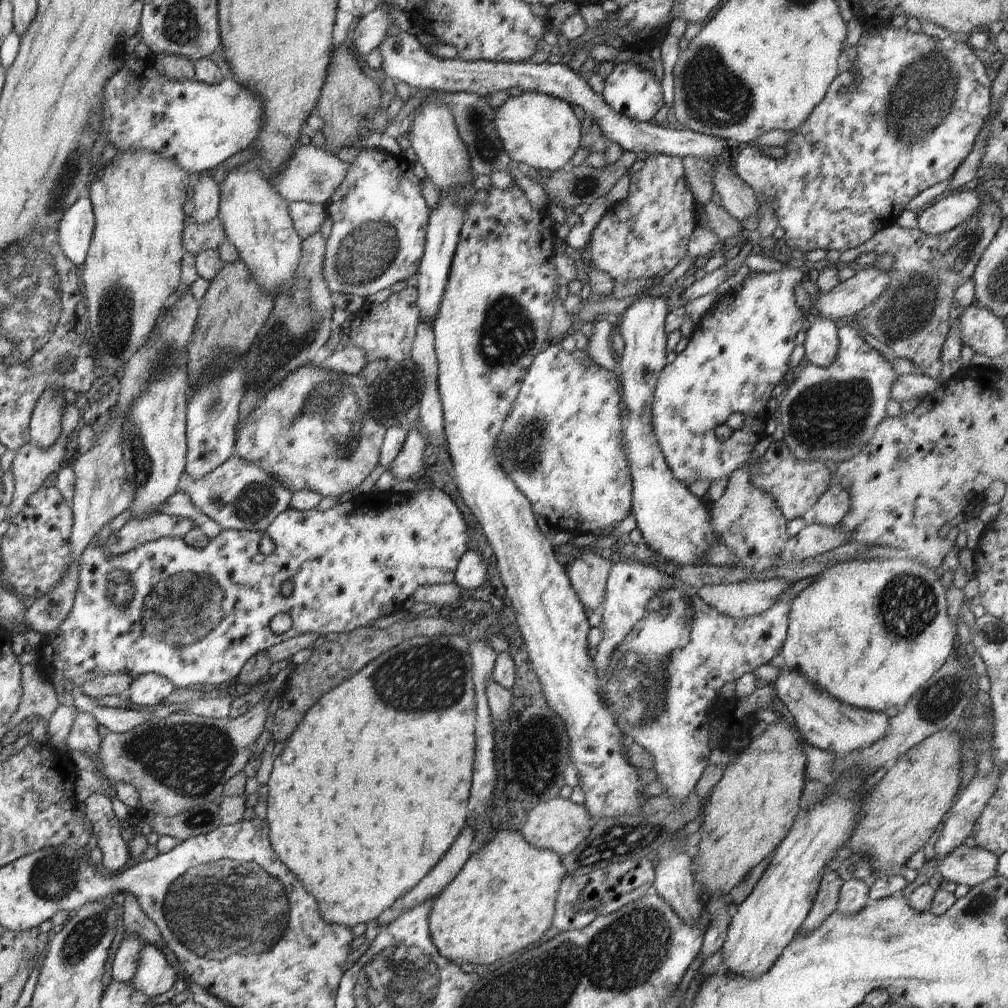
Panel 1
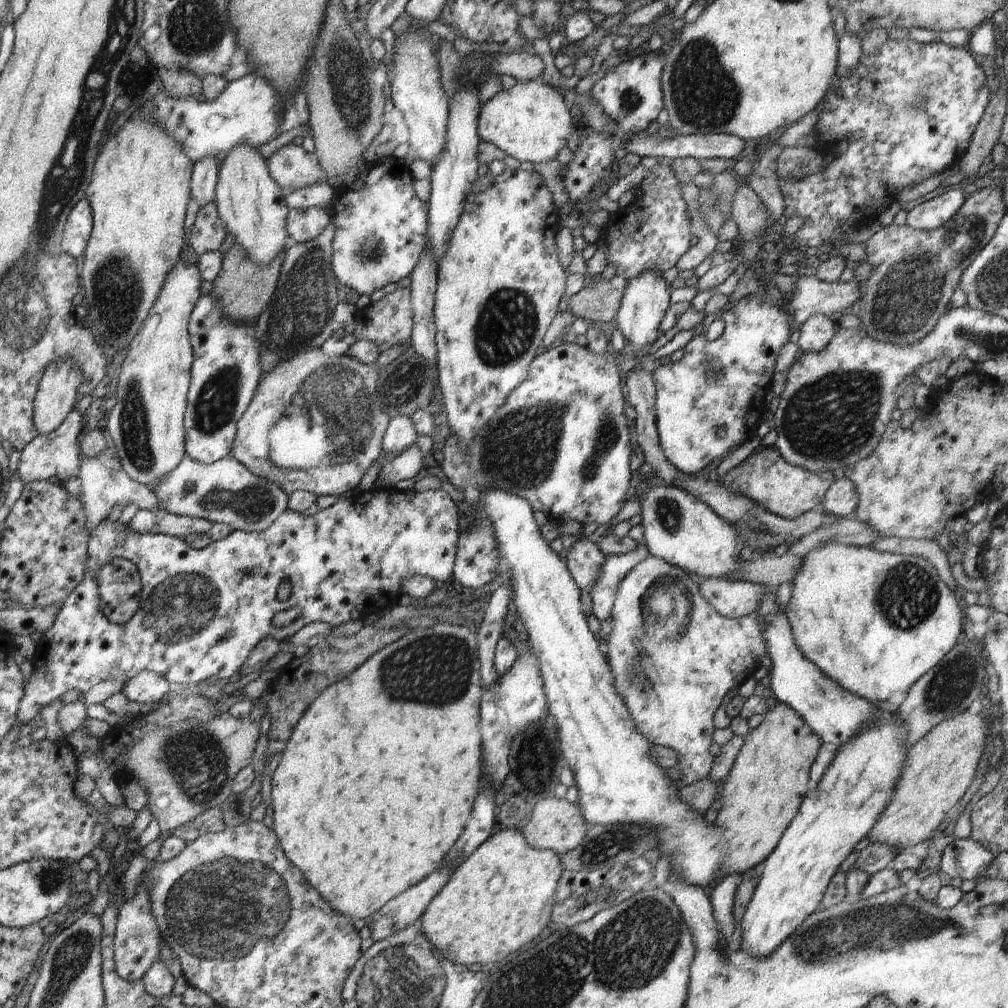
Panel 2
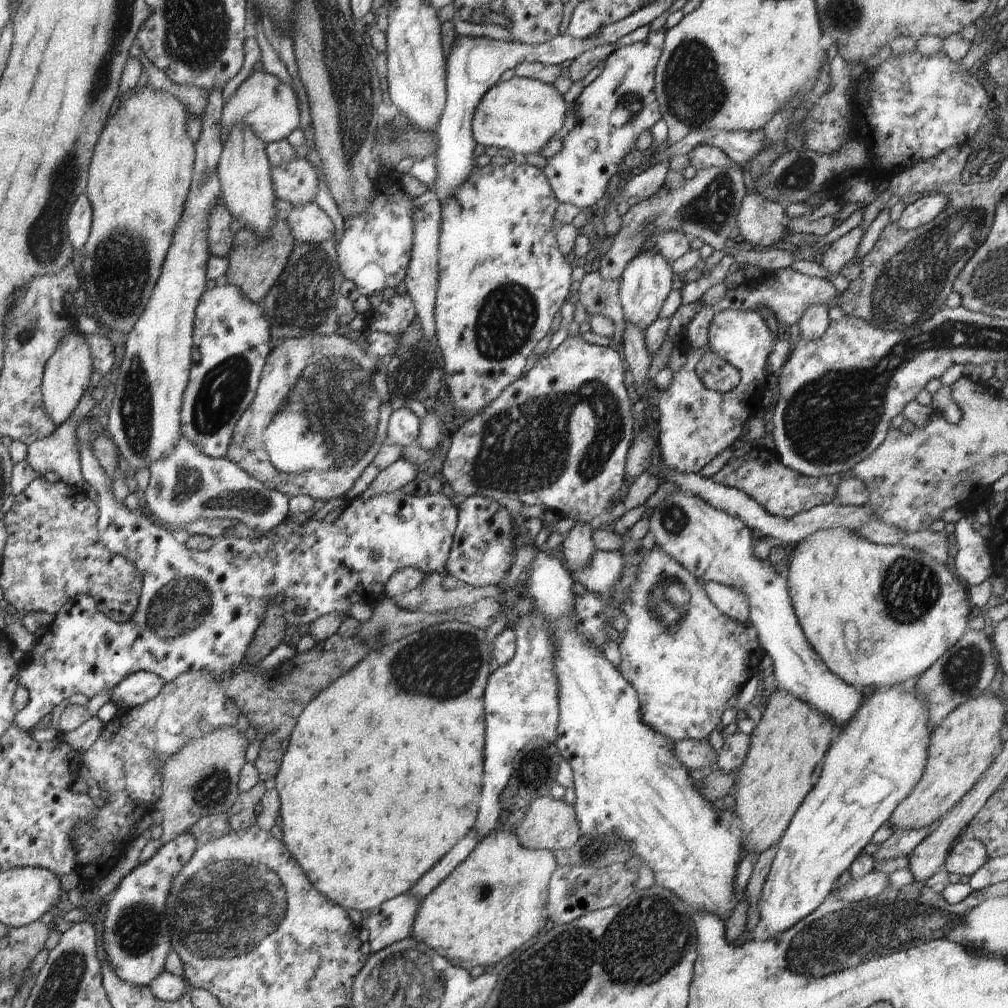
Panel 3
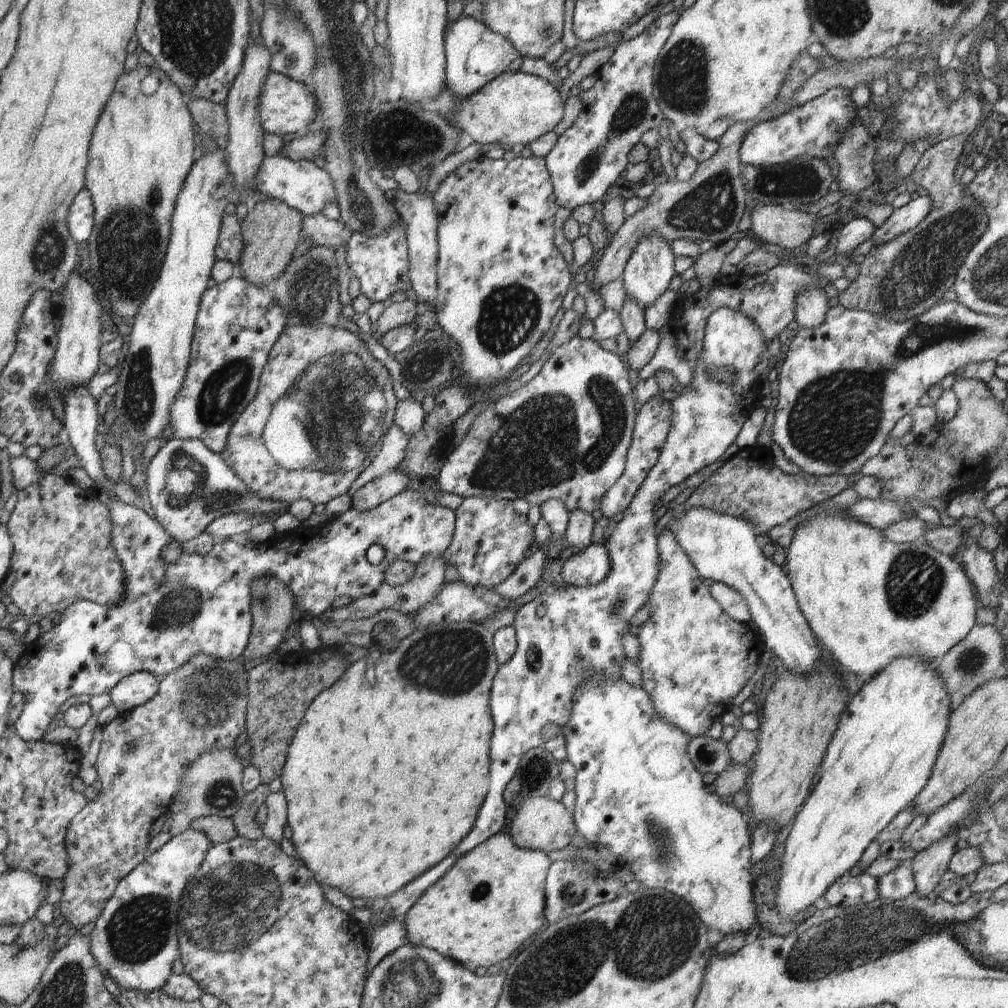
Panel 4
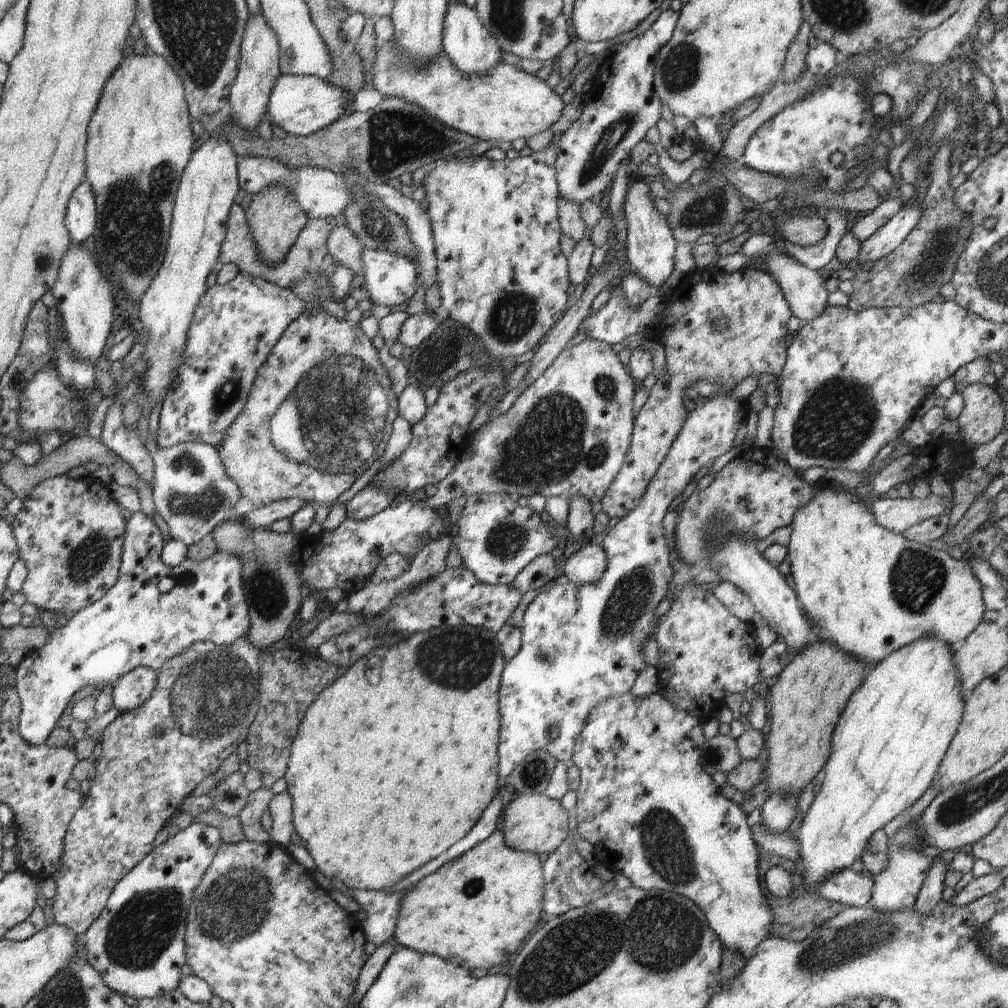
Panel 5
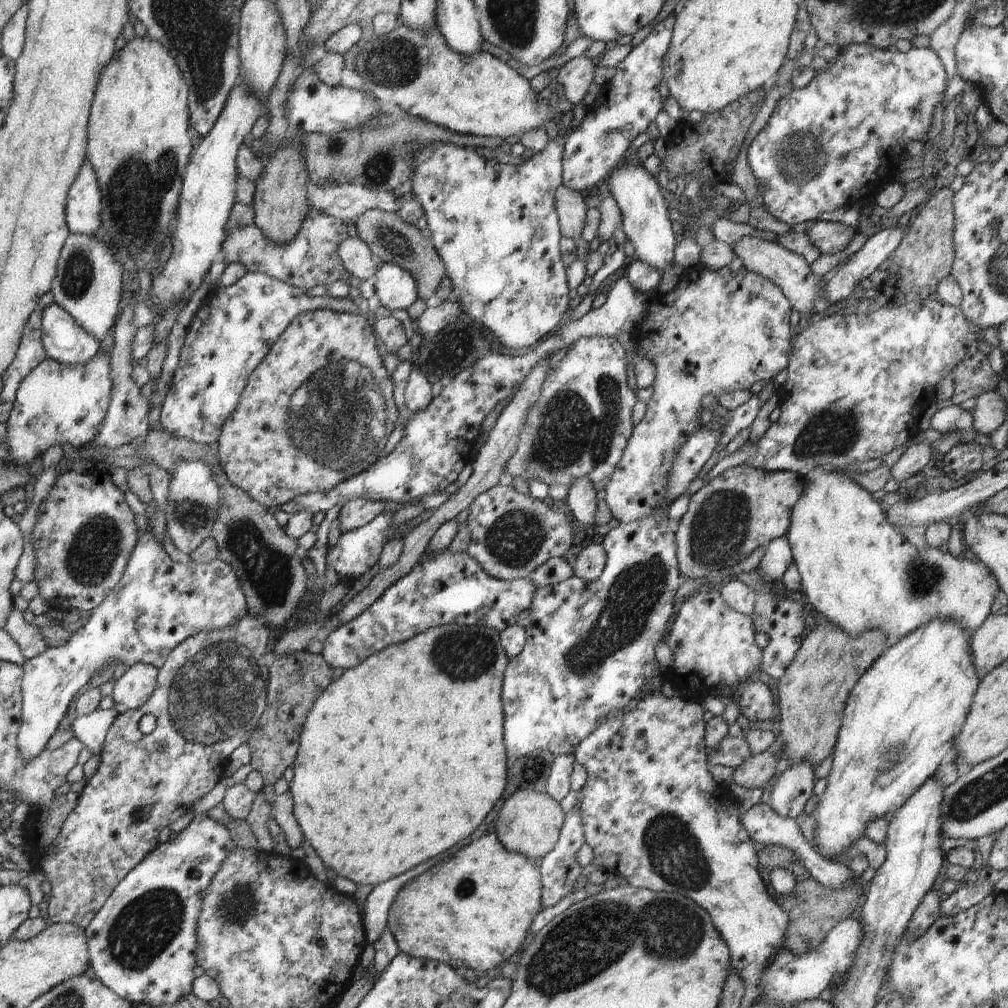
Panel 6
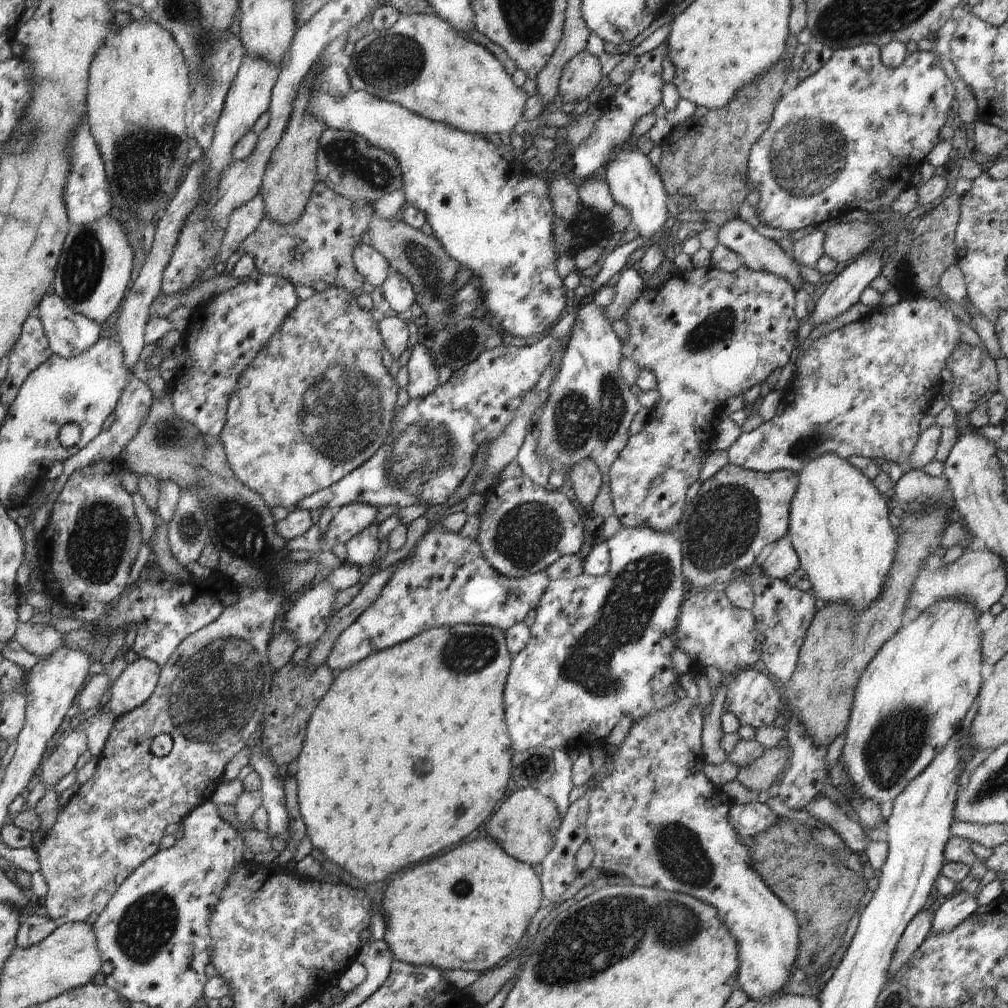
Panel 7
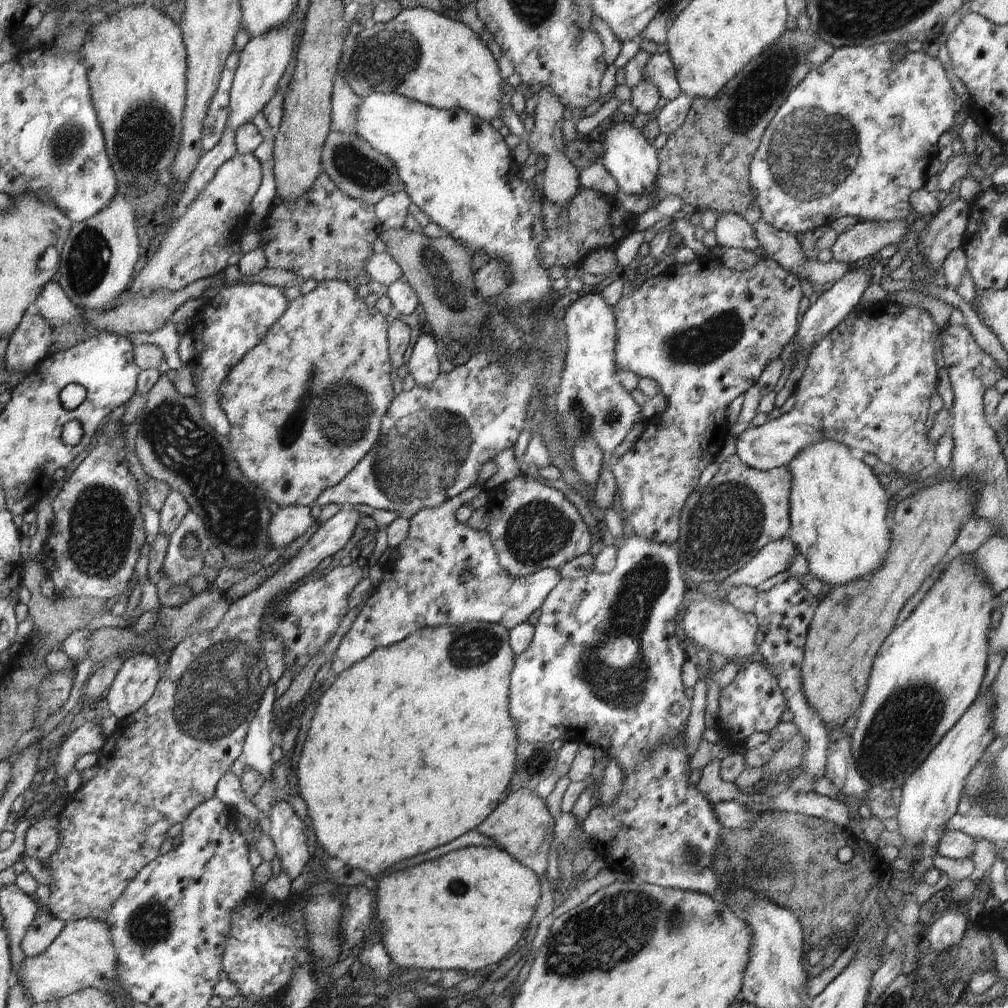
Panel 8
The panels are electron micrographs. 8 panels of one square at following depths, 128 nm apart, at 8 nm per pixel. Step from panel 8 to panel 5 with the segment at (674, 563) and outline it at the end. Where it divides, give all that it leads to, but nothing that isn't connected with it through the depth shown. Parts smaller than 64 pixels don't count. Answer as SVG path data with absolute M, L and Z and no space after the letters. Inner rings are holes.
M719 386L714 396L700 398L696 408L688 411L682 430L670 446L666 460L650 480L638 508L620 519L604 536L600 545L607 556L607 567L602 578L593 586L576 586L565 575L559 576L527 606L519 627L522 631L520 652L512 660L505 661L498 691L501 718L498 743L500 779L506 778L525 756L538 749L550 752L557 761L564 762L568 767L572 765L574 745L592 708L596 708L602 700L630 692L639 673L647 667L640 650L656 632L654 611L668 595L668 587L674 576L672 551L666 544L662 520L671 502L685 491L700 468L726 454L734 446L736 432L746 419L742 408L749 410L746 401L734 400L730 396L734 386ZM552 728L559 730L557 738L550 738Z

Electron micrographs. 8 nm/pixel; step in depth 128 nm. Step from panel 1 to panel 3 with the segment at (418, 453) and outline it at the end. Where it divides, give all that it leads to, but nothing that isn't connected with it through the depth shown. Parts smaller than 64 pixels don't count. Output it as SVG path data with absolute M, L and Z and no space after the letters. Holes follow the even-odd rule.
M400 459L382 470L368 486L364 494L360 496L362 500L370 500L374 496L380 496L384 493L396 492L402 489L416 478L417 465L408 462L406 459Z

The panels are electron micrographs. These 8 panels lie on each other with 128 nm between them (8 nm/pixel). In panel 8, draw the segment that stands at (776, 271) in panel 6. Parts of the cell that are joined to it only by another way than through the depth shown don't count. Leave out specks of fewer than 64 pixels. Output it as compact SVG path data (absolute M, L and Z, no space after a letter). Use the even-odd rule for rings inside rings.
M724 213L717 218L713 228L717 244L727 249L742 249L764 258L752 225L740 214Z

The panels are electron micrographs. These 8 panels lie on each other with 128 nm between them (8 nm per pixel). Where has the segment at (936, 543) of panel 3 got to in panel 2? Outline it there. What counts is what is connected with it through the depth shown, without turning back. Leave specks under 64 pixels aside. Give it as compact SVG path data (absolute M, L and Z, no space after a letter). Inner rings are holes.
M879 538L868 547L877 552L911 555L925 559L937 571L937 576L940 578L940 581L943 581L957 597L961 595L961 590L956 585L951 574L951 567L947 561L947 556L938 542L925 539Z

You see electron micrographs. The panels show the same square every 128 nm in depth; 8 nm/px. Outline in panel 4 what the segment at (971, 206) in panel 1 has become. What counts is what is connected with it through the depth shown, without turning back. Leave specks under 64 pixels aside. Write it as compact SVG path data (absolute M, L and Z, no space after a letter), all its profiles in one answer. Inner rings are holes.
M926 195L925 197L917 197L906 205L896 209L887 218L882 226L875 228L872 236L874 246L886 244L890 240L894 240L897 236L908 232L908 230L918 226L932 208L932 199Z

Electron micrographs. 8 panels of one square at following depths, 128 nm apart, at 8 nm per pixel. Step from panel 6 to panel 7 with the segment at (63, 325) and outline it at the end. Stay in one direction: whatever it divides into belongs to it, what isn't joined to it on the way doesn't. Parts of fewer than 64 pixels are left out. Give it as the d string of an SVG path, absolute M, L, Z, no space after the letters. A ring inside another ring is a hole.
M46 292L35 315L40 319L53 354L72 358L92 348L103 333L101 325L74 312L54 292Z

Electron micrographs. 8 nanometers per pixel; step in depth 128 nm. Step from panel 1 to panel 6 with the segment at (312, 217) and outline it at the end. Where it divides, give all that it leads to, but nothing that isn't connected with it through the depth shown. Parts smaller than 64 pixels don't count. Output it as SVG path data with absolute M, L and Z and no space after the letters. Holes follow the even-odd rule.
M347 237L338 246L337 256L351 276L358 277L361 281L374 279L377 259L361 239Z

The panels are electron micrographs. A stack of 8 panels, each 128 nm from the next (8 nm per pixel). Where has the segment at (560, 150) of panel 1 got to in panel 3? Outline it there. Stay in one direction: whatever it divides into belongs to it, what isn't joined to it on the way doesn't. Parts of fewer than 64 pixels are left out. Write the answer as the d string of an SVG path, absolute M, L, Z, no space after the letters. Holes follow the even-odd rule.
M513 77L496 83L478 103L472 118L472 136L480 145L496 146L512 154L532 154L560 132L568 104L554 85L536 79Z

